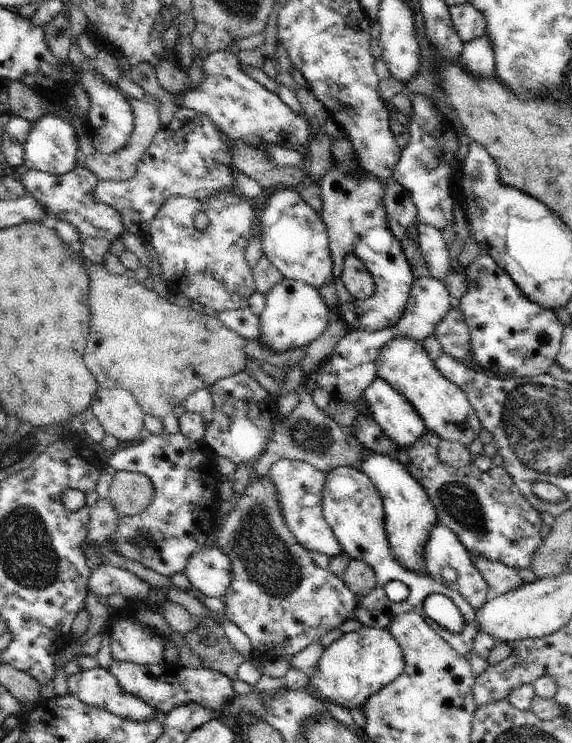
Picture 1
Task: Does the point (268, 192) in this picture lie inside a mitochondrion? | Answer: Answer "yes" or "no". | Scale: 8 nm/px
no

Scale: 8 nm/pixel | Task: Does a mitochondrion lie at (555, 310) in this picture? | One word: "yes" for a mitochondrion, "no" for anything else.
no

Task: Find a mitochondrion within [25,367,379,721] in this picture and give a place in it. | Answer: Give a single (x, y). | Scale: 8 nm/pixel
(266, 559)

